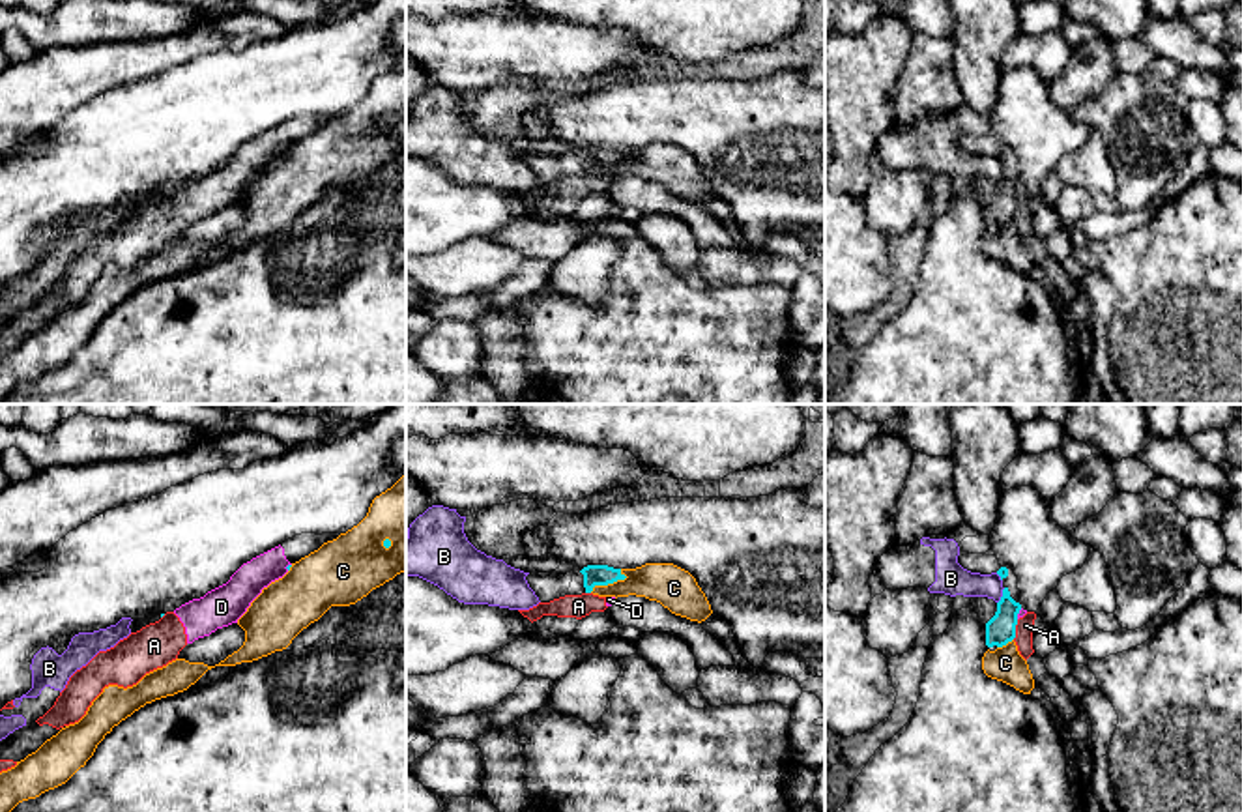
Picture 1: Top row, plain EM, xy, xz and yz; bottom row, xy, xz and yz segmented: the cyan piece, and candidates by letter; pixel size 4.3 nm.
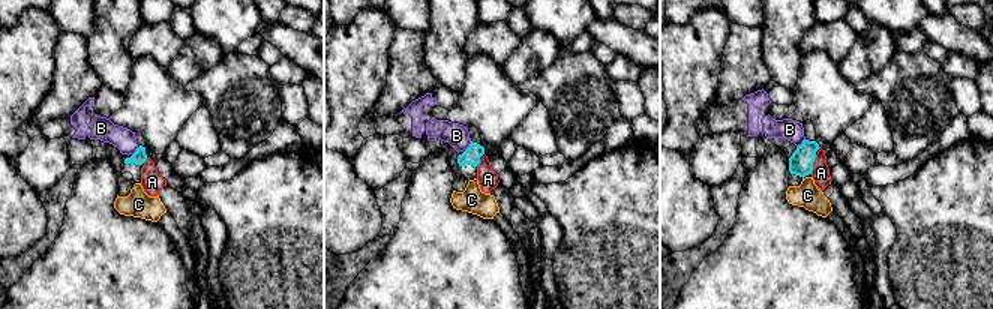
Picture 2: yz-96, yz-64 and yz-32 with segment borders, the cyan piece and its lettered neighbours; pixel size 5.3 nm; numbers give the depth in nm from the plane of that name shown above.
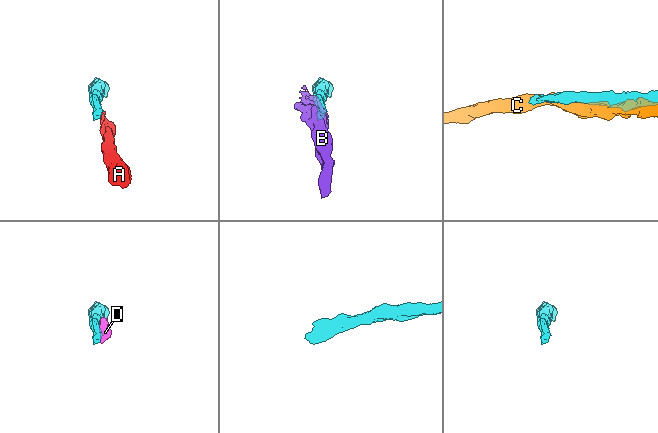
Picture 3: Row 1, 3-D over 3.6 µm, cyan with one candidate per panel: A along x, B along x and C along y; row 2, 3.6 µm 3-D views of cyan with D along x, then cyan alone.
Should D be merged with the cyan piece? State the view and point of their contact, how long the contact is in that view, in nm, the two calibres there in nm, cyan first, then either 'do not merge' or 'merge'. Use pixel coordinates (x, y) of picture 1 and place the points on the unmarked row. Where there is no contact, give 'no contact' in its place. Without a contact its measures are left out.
contact yz (1018, 193); length 50 nm; calibres 130 and 30 nm; do not merge

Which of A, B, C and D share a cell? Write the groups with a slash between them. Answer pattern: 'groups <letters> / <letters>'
groups A D / B / C

